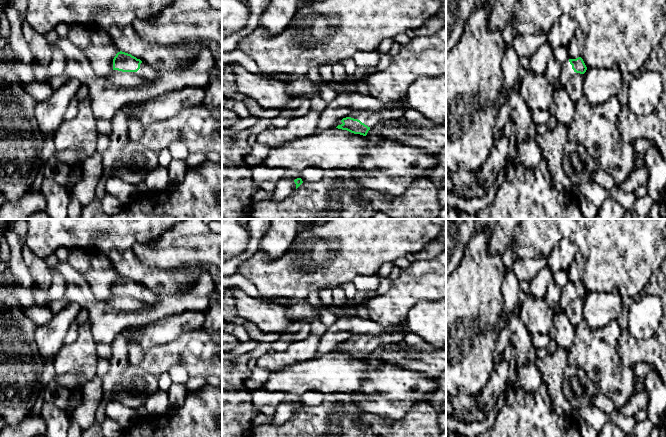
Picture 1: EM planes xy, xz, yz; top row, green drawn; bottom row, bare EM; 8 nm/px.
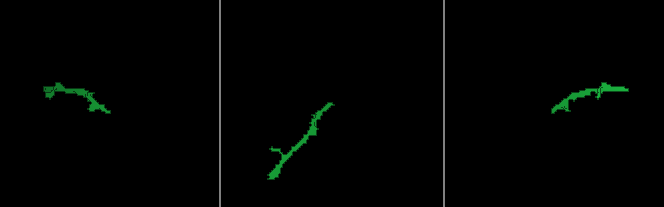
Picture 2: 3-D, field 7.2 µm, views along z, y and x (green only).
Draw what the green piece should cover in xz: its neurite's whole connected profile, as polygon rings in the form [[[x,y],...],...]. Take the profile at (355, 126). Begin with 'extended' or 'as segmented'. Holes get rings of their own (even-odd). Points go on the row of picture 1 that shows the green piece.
extended | [[[405,96],[400,100],[398,106],[383,108],[378,111],[355,110],[351,112],[349,117],[343,118],[341,120],[342,124],[338,125],[336,128],[366,136],[372,127],[384,120],[403,119],[404,113],[408,107],[407,98]]]

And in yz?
extended | [[[581,57],[569,59],[567,62],[562,64],[559,86],[565,87],[565,85],[571,80],[575,73],[584,74],[586,70],[587,67]]]

